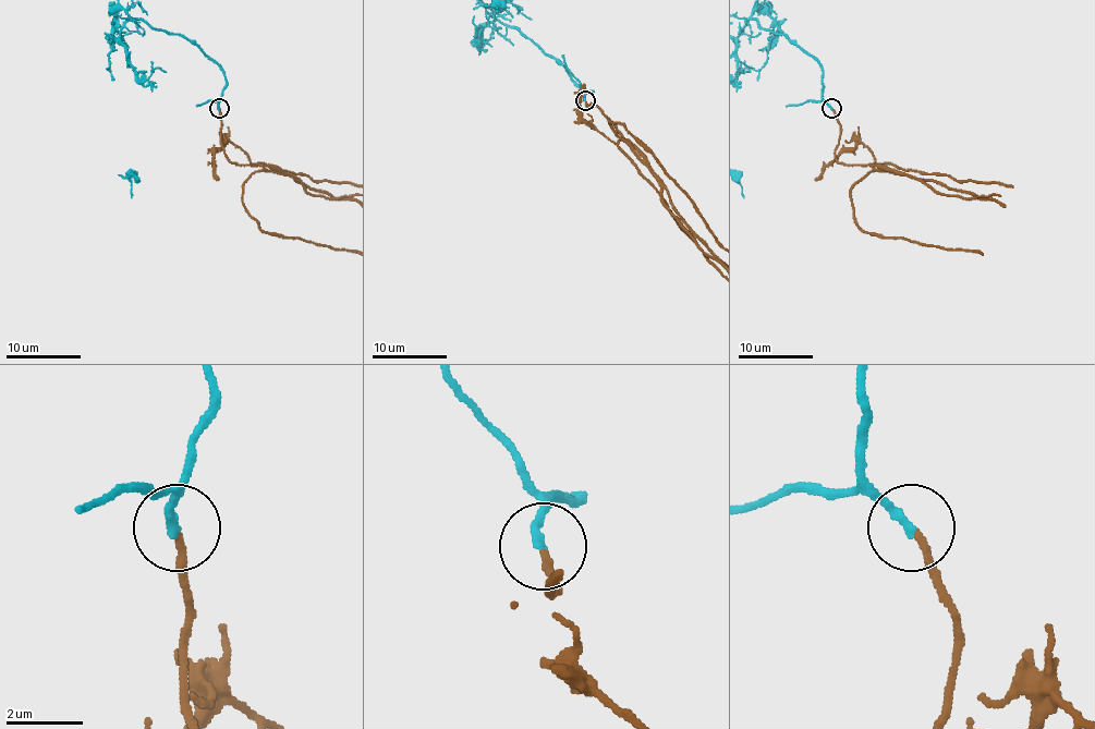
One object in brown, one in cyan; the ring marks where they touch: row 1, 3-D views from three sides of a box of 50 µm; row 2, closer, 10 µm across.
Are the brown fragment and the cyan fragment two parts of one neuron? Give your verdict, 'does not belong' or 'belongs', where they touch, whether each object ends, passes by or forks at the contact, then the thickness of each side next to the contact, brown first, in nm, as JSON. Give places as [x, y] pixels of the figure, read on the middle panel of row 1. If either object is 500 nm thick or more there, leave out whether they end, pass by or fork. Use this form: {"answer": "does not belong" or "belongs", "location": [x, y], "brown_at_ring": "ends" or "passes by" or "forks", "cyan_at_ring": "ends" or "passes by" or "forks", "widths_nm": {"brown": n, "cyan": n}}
{"answer": "belongs", "location": [585, 100], "brown_at_ring": "ends", "cyan_at_ring": "ends", "widths_nm": {"brown": 160, "cyan": 240}}

